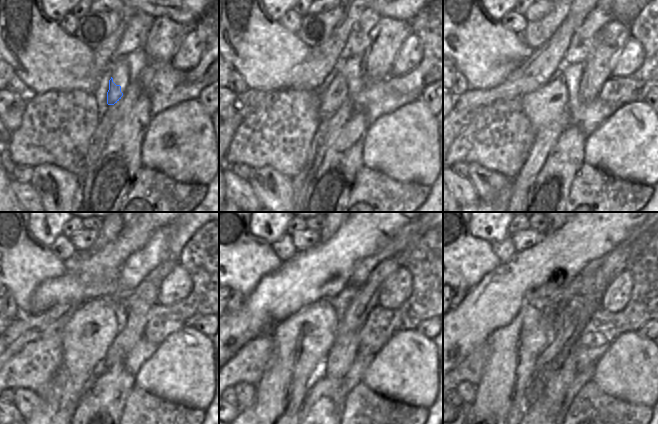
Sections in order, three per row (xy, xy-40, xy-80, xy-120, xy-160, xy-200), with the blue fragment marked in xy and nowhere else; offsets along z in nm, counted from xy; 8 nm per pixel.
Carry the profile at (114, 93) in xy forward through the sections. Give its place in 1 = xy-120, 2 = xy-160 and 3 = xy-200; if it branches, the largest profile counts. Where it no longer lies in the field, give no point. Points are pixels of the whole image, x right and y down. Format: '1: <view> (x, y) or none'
1: xy-120 (86, 336)
2: xy-160 (303, 341)
3: xy-200 (501, 401)

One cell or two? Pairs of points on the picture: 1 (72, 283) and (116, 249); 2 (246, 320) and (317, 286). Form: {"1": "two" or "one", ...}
{"1": "one", "2": "one"}

